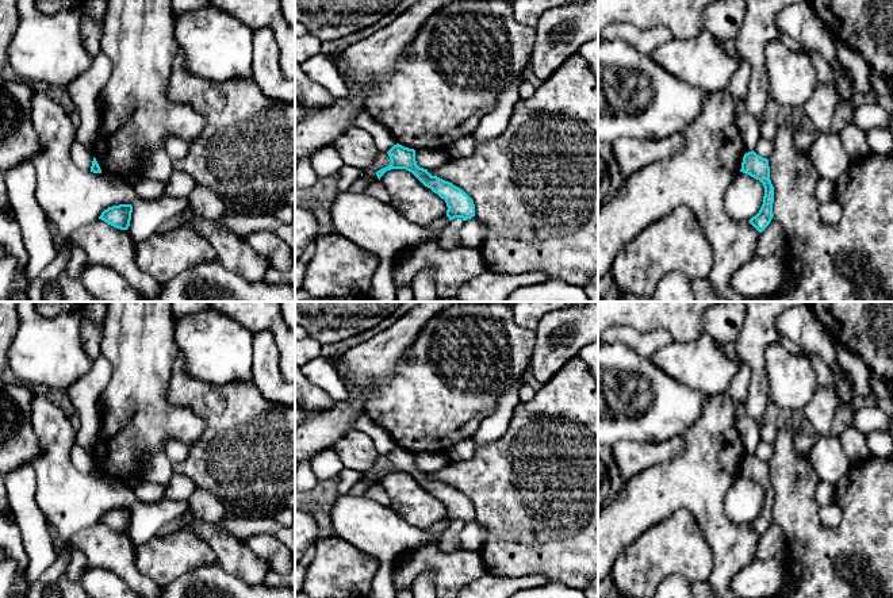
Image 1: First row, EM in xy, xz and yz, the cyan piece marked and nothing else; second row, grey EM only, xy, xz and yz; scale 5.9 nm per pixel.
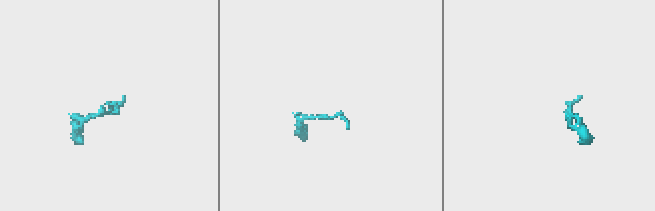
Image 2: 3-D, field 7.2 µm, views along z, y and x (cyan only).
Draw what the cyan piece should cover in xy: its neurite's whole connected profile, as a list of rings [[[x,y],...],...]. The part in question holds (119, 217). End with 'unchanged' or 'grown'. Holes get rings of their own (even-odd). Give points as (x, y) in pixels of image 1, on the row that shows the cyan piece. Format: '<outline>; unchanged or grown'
[[[119,204],[108,207],[101,212],[99,219],[107,222],[108,225],[127,230],[131,221],[133,206],[131,204]]]; unchanged

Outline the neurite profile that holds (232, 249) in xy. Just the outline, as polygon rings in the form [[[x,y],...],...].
[[[189,208],[161,223],[157,233],[172,231],[189,223],[212,245],[218,261],[227,269],[249,281],[264,280],[267,271],[271,269],[267,258],[254,252],[242,235],[221,226],[219,221],[202,218]]]

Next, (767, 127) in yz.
[[[763,120],[760,123],[760,138],[767,141],[774,141],[777,134],[777,122],[773,120]]]

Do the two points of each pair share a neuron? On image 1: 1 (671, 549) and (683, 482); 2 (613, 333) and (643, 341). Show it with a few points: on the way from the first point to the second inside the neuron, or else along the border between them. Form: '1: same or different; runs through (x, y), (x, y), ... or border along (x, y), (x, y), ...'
1: different; border along (651, 526), (677, 509), (686, 509), (701, 531)
2: same; runs through (620, 334), (627, 334), (636, 340)

